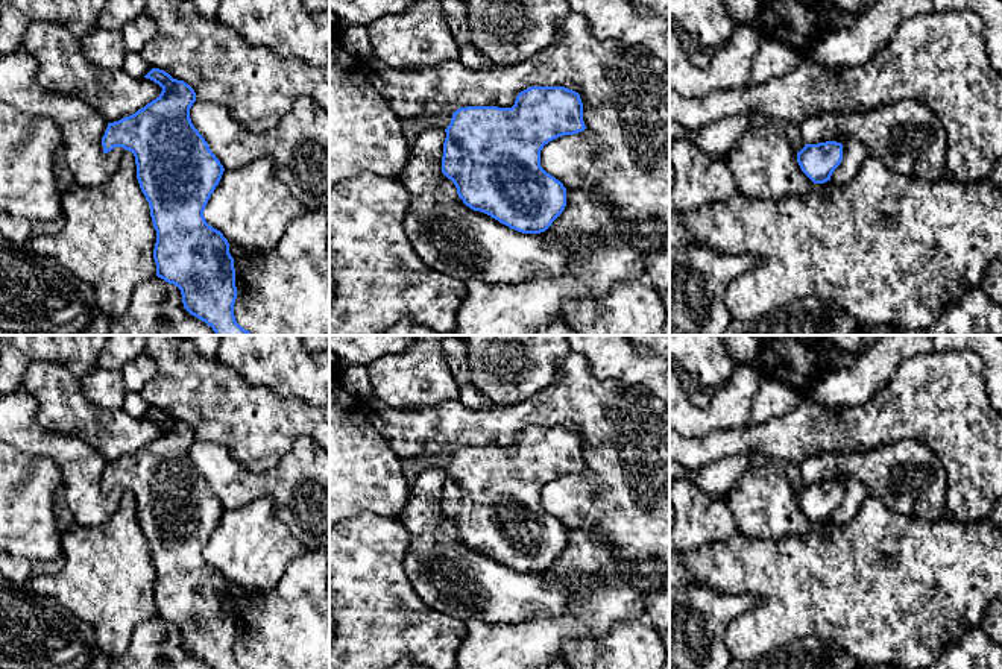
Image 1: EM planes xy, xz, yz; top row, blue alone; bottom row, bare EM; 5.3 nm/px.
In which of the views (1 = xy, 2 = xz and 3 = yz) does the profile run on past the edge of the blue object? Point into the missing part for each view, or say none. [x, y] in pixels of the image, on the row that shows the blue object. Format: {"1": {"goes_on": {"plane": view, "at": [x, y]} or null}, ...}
{"1": {"goes_on": null}, "2": {"goes_on": null}, "3": {"goes_on": null}}

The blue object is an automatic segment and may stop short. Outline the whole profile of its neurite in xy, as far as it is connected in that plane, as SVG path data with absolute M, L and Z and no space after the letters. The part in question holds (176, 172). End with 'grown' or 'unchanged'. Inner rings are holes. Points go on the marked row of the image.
M152 68L144 77L158 83L162 88L161 94L135 114L108 123L102 137L103 153L123 147L135 156L137 179L149 202L156 231L153 249L156 276L176 285L184 308L211 326L216 335L252 335L234 316L238 293L229 243L203 217L225 168L191 123L190 108L196 102L196 93L188 83L173 79L159 68Z; unchanged

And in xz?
M530 86L516 96L512 108L458 108L445 129L442 173L454 182L458 197L471 209L484 212L518 232L540 234L566 206L566 188L540 167L540 150L559 137L574 135L584 129L580 94L565 86Z; unchanged

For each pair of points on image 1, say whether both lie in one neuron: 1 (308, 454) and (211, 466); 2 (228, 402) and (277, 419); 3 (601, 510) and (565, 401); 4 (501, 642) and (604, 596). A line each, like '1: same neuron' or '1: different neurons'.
1: same neuron
2: same neuron
3: same neuron
4: same neuron

